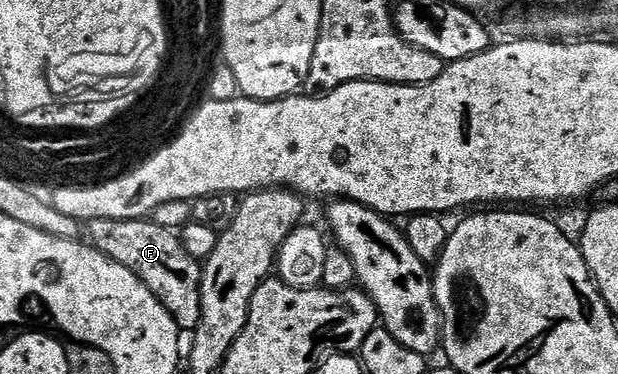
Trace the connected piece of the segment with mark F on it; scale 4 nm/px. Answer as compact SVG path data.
M152 218L143 219L91 219L87 223L88 242L99 253L114 259L119 265L131 269L155 293L155 297L171 313L182 332L197 330L201 320L202 264L187 249L183 249L181 236L163 225L155 225Z

